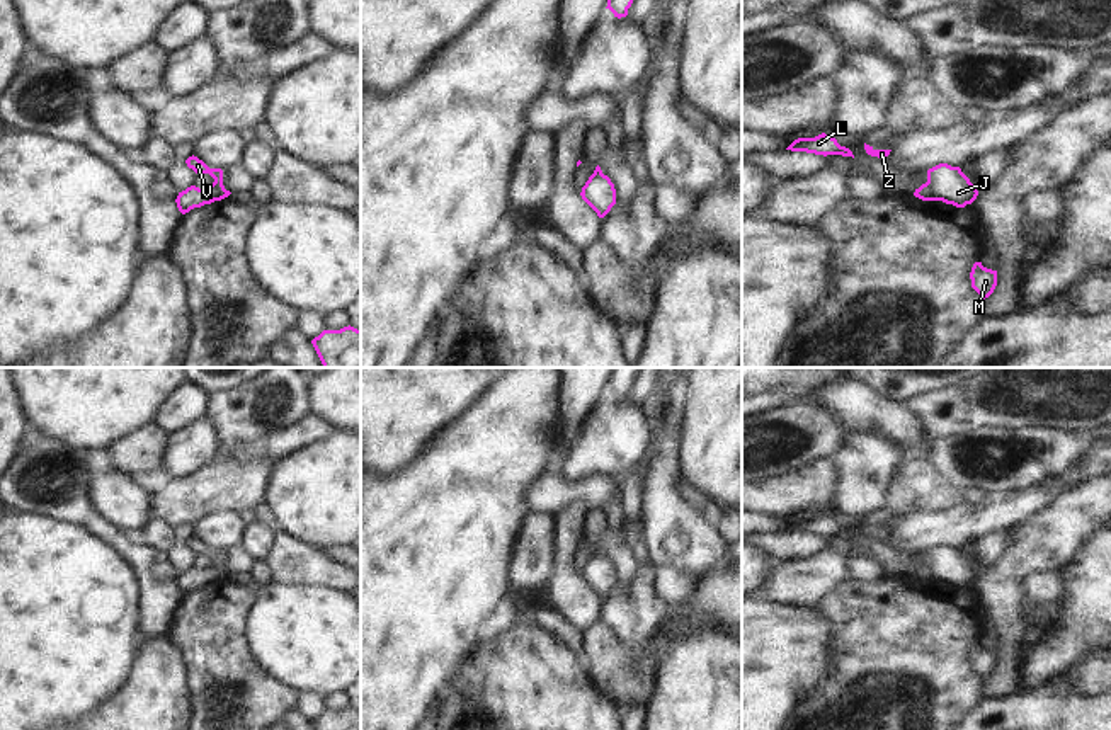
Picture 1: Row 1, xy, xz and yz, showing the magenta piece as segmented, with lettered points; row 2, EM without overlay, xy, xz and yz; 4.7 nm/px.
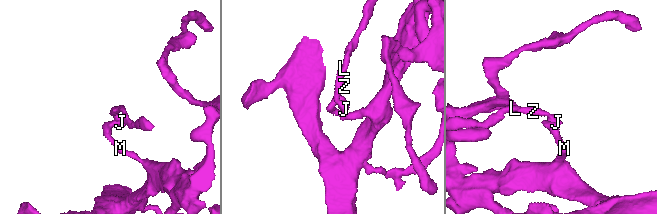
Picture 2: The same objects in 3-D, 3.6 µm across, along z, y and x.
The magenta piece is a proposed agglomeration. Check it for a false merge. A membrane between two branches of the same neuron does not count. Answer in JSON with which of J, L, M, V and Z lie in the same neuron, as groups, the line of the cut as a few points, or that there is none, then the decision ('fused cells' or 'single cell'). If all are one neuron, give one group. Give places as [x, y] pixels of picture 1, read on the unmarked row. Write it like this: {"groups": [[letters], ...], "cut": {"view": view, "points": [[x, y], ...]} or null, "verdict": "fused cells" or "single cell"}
{"groups": [["J", "L", "V", "Z"], ["M"]], "cut": {"view": "xy", "points": [[213, 564], [223, 570], [223, 579]]}, "verdict": "fused cells"}

